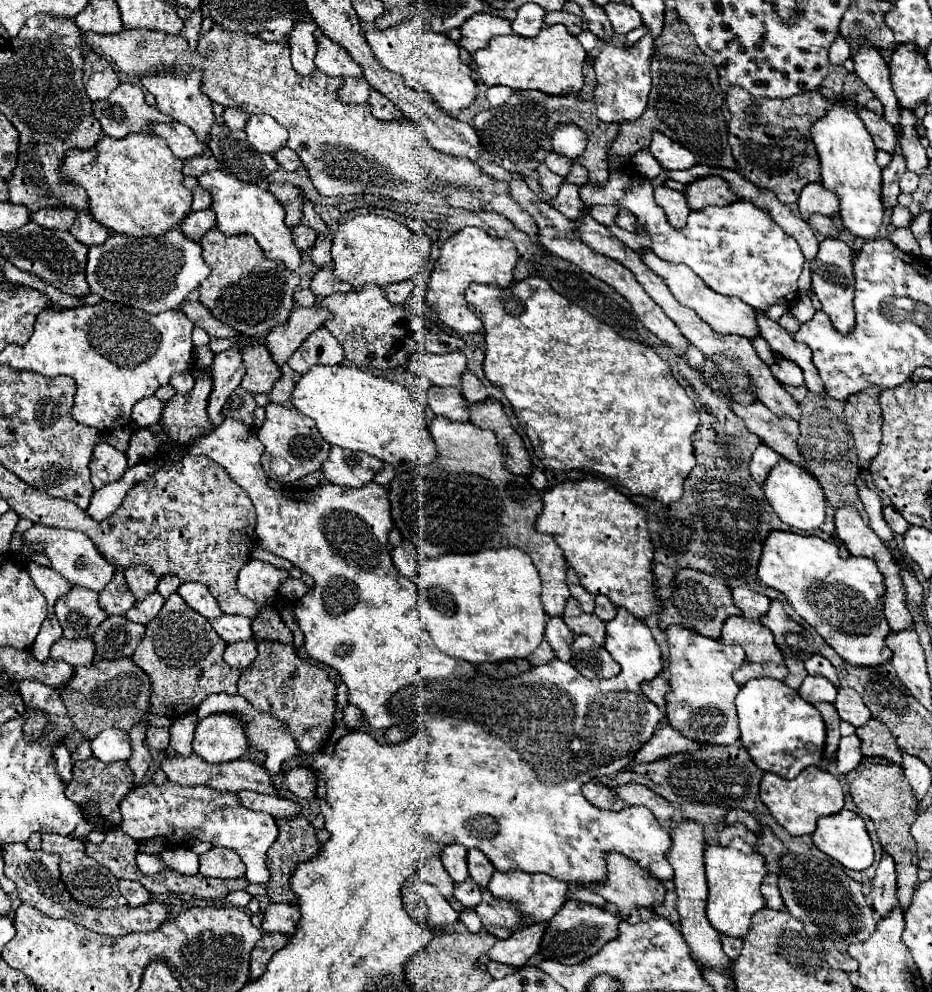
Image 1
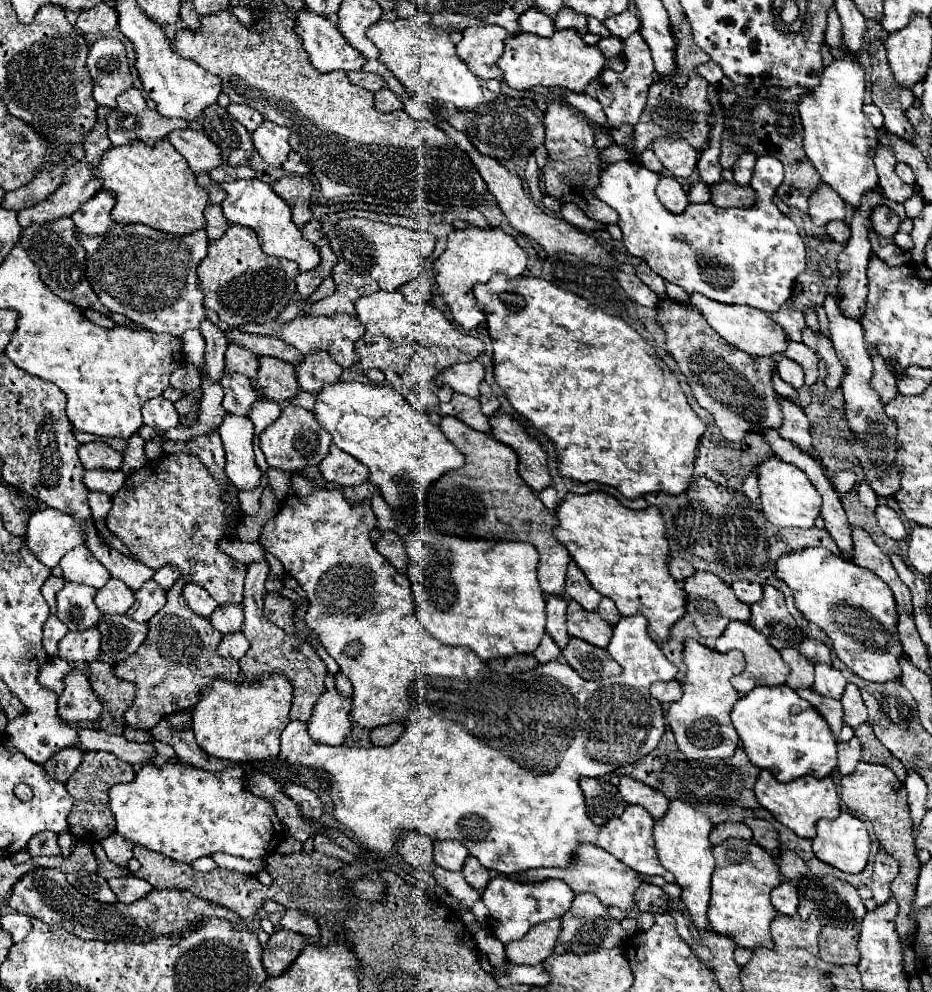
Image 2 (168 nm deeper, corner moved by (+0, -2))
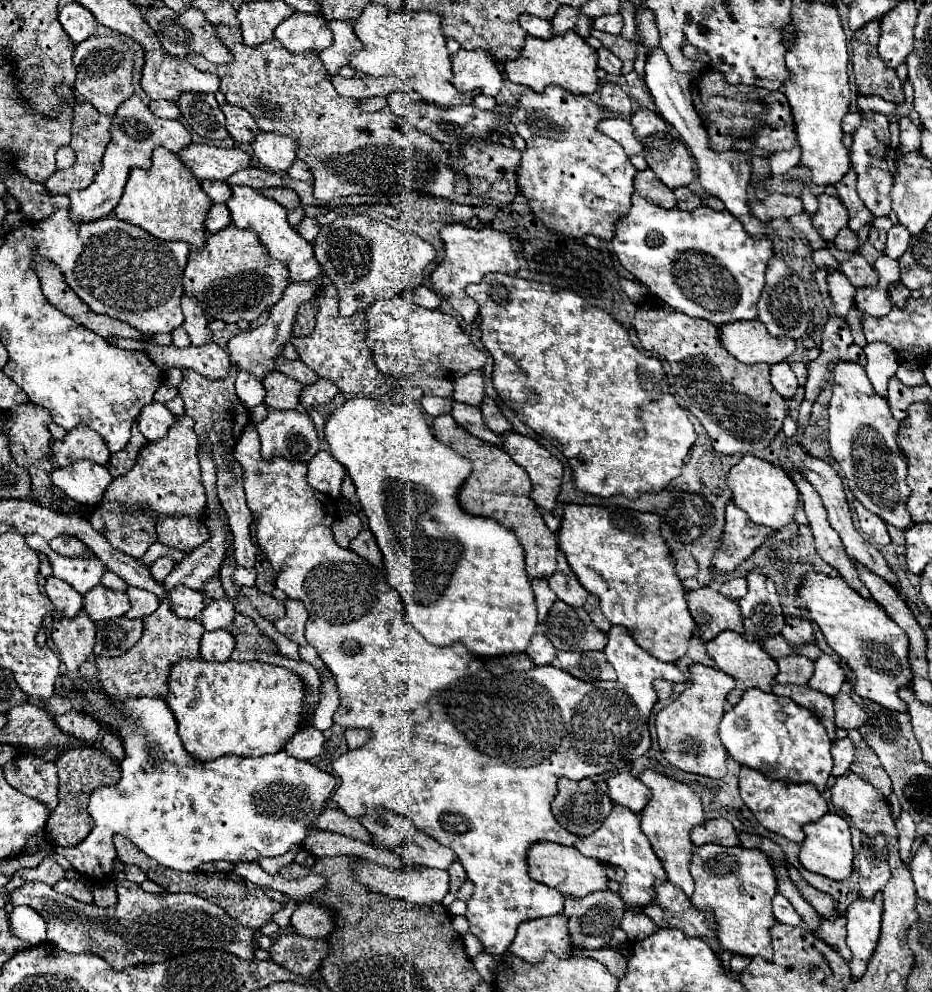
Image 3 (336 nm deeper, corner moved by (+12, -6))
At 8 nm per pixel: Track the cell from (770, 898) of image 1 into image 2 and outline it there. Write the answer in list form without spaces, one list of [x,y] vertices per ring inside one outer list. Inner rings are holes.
[[[782,881],[772,891],[772,905],[782,915],[794,915],[796,913],[796,887],[788,881]]]

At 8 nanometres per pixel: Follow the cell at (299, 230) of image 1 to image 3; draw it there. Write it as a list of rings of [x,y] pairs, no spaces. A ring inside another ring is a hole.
[[[304,217],[304,219],[300,221],[300,225],[298,225],[298,233],[300,233],[308,243],[314,241],[314,237],[318,235],[318,231],[320,231],[320,223],[318,223],[314,217]]]

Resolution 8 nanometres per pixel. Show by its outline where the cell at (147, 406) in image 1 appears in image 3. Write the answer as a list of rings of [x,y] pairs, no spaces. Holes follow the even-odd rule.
[[[162,403],[146,405],[138,417],[138,429],[148,441],[162,439],[174,423],[176,423],[176,415],[170,413]]]

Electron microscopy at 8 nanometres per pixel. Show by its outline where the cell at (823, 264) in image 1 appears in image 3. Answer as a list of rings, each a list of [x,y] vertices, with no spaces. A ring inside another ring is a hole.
[[[836,363],[834,365],[834,395],[830,401],[830,449],[832,457],[840,465],[846,483],[854,497],[884,523],[904,531],[912,527],[906,501],[910,487],[906,485],[908,459],[904,451],[898,451],[896,433],[900,423],[892,417],[888,401],[876,395],[864,367],[858,363]]]

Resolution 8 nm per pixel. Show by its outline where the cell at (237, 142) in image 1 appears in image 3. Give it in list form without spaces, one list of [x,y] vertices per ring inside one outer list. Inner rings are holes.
[[[182,93],[176,101],[188,125],[206,139],[226,139],[226,119],[212,93]]]

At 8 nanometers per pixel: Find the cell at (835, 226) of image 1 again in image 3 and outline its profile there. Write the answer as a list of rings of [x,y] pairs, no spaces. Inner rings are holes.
[[[844,227],[844,229],[840,229],[840,233],[836,235],[834,245],[836,245],[838,249],[842,249],[842,251],[854,253],[854,251],[860,247],[860,241],[858,241],[858,237],[856,237],[856,233],[854,233],[852,229]]]

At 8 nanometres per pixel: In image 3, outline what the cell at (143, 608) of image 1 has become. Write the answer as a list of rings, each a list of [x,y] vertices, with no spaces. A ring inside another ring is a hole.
[[[128,587],[126,589],[128,597],[130,597],[130,611],[126,613],[128,619],[142,619],[142,617],[148,617],[152,615],[158,605],[160,605],[160,599],[152,593],[152,591],[144,591],[144,589],[136,589],[136,587]]]

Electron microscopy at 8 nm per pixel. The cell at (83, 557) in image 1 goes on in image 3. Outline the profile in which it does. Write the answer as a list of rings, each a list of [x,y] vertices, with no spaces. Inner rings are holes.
[[[52,549],[46,555],[52,563],[54,577],[72,585],[80,595],[84,595],[92,587],[100,585],[102,575],[108,571],[108,567],[96,555],[62,557],[62,555],[56,555]]]

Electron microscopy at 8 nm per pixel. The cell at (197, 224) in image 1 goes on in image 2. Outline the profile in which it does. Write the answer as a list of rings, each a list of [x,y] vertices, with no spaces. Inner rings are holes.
[[[208,205],[204,209],[204,219],[206,219],[206,235],[210,241],[216,241],[220,239],[220,235],[228,229],[228,221],[224,219],[222,211],[220,211],[220,205]]]

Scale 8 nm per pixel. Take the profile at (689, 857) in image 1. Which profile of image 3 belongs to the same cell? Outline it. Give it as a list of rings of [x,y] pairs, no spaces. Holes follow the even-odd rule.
[[[642,771],[640,779],[646,783],[646,787],[652,791],[652,797],[648,801],[648,805],[642,809],[640,813],[640,823],[642,823],[642,831],[648,837],[652,849],[656,851],[656,855],[660,857],[666,873],[668,873],[668,881],[678,885],[688,897],[692,897],[694,893],[694,879],[688,871],[688,863],[692,859],[692,841],[690,841],[690,831],[704,823],[704,809],[702,809],[702,801],[700,797],[690,789],[690,785],[674,781],[662,773],[656,771]]]

